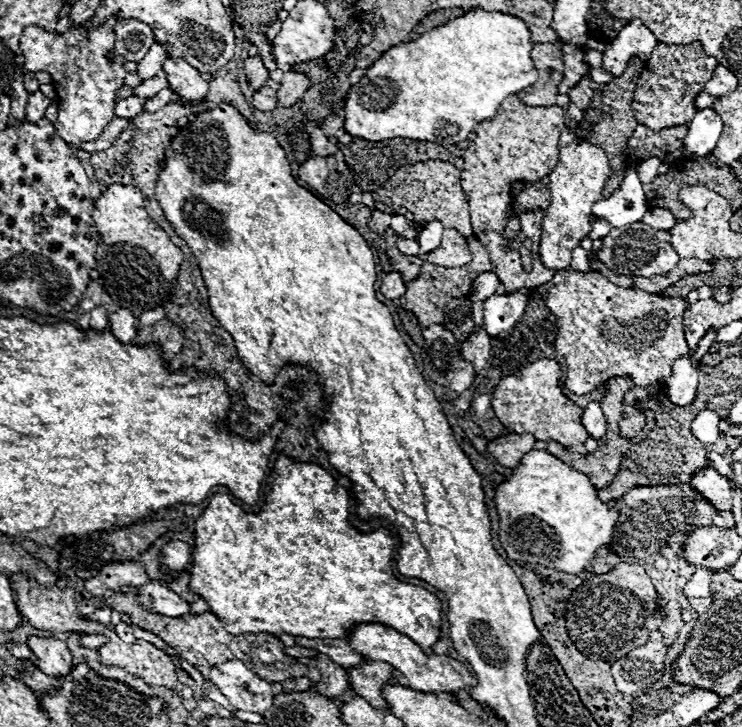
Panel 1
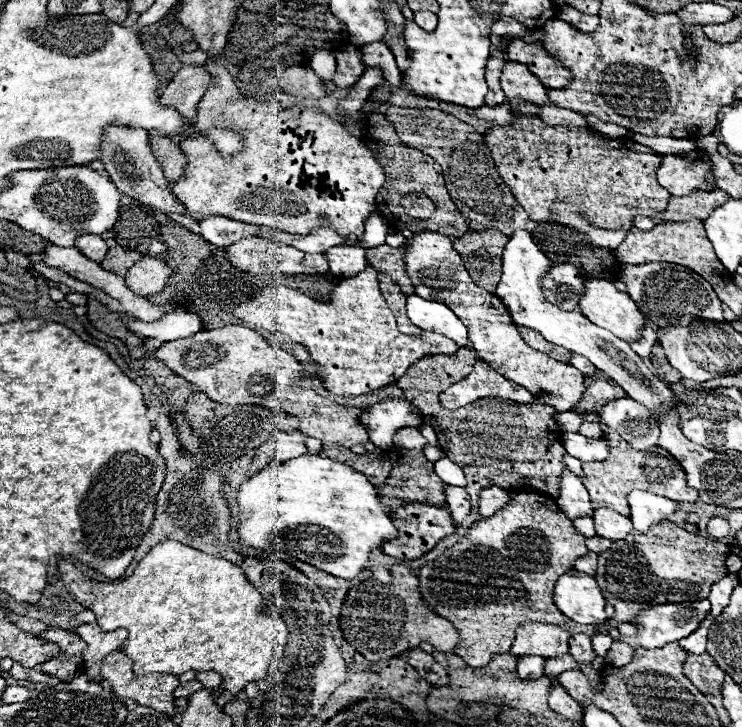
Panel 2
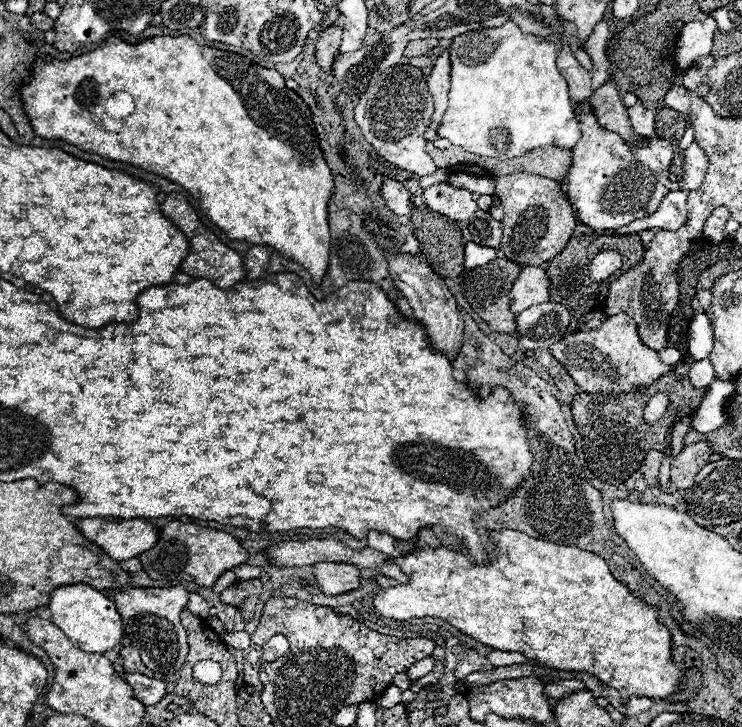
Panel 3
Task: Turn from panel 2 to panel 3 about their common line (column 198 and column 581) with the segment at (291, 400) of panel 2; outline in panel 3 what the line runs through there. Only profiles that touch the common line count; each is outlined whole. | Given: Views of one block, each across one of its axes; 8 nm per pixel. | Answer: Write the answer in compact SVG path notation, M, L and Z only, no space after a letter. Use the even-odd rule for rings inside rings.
M624 312L608 316L594 330L566 334L560 342L552 344L548 350L586 394L608 394L608 396L628 394L634 388L652 386L658 378L662 378L672 370L672 366L660 362L658 354L652 352L652 348L648 348L640 340L636 322Z

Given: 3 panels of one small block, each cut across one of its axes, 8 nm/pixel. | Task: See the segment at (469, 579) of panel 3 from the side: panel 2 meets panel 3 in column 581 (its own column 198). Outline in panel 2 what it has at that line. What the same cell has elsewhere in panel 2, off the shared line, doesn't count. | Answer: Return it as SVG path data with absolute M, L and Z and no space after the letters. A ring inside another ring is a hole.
M160 542L156 544L136 566L134 574L128 576L126 580L122 582L98 582L98 580L92 580L90 576L86 576L82 570L78 570L78 566L74 566L72 562L68 560L58 560L58 568L60 568L60 574L62 574L62 580L70 592L70 596L80 602L82 606L86 606L88 610L92 610L98 618L98 626L102 630L116 630L116 628L128 628L128 638L122 646L124 654L134 662L134 672L138 674L184 674L186 670L196 670L196 672L206 672L206 670L216 670L220 676L222 676L222 686L230 692L230 694L238 694L248 682L258 682L258 680L264 680L264 676L268 676L268 666L270 662L274 660L282 660L284 652L286 652L286 640L288 640L288 626L284 622L284 618L276 612L276 614L266 614L264 612L264 598L262 594L256 590L256 586L252 586L252 582L246 578L244 570L238 566L238 564L232 564L224 558L214 558L214 556L208 556L206 552L202 550L196 550L192 546L184 546L180 542Z

